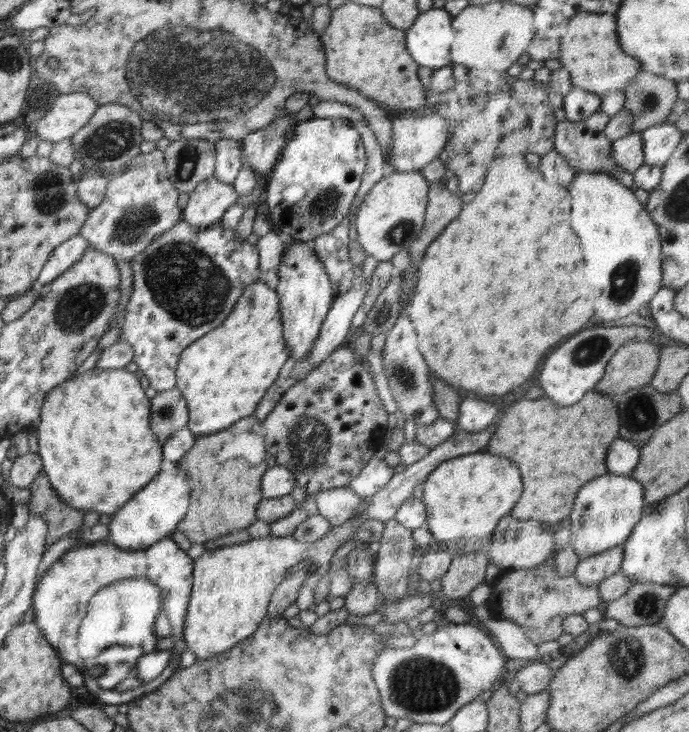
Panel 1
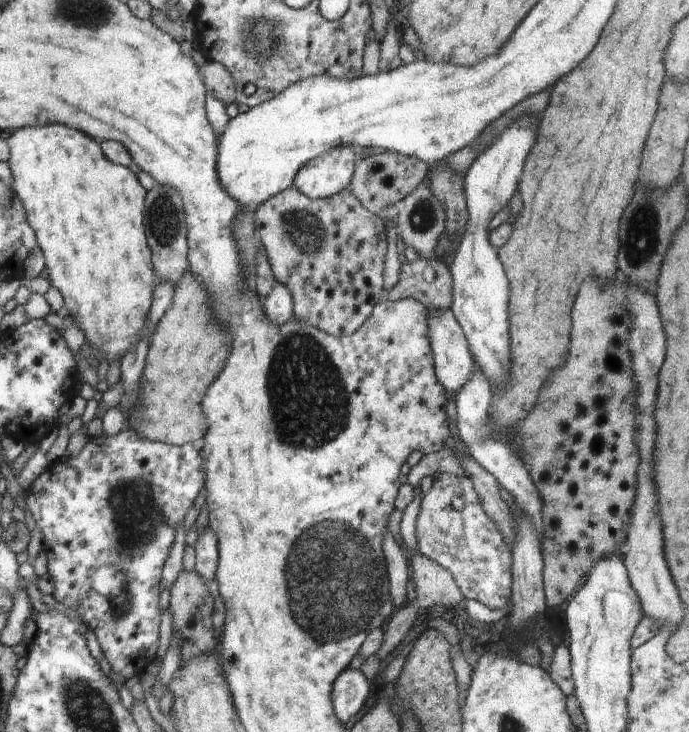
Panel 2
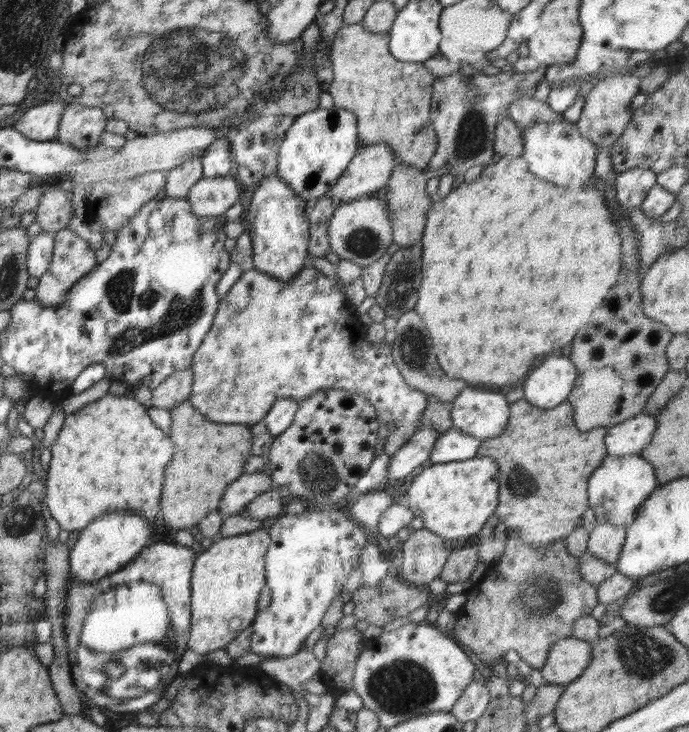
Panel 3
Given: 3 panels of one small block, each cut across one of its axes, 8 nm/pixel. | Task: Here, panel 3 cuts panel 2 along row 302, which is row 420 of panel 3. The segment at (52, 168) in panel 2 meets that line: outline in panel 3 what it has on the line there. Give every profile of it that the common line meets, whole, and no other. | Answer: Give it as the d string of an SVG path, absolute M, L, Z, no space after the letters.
M107 393L104 397L65 416L58 437L51 446L52 458L49 464L45 486L46 504L60 530L81 531L95 518L128 510L141 512L149 522L159 514L164 468L174 454L174 442L168 432L158 428L148 416L147 407L133 398Z

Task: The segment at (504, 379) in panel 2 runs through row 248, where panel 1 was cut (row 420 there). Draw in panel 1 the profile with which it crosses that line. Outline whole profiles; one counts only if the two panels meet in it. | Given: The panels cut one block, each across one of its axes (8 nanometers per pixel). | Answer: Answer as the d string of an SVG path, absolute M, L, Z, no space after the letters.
M464 400L459 406L456 425L459 431L480 432L486 430L495 421L498 410L491 402L484 400Z

